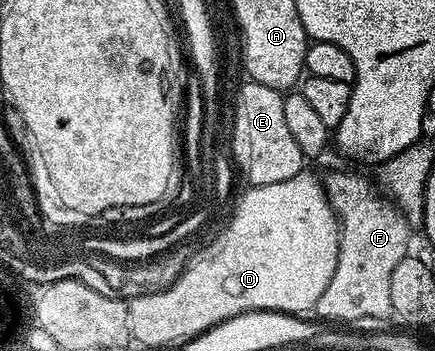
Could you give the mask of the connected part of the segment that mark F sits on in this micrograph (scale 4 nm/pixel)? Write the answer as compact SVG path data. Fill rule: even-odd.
M332 170L323 175L322 185L333 212L342 221L334 276L330 276L326 292L322 292L316 301L315 317L325 323L332 322L328 324L350 324L346 322L360 322L363 318L391 319L390 275L409 253L408 219L391 198L377 189L374 182L372 187L370 179L352 170Z

